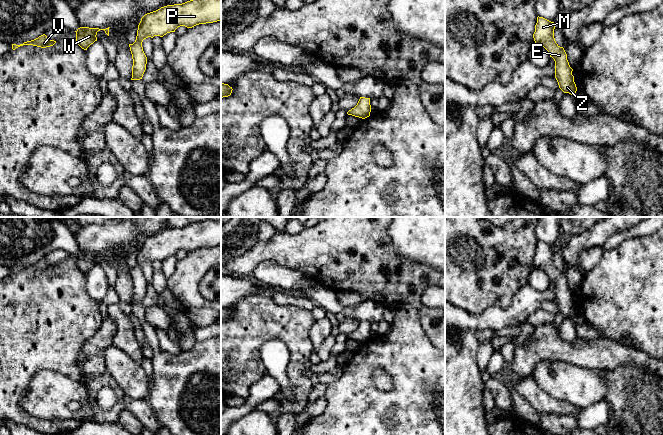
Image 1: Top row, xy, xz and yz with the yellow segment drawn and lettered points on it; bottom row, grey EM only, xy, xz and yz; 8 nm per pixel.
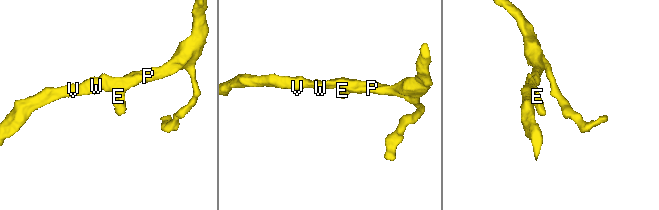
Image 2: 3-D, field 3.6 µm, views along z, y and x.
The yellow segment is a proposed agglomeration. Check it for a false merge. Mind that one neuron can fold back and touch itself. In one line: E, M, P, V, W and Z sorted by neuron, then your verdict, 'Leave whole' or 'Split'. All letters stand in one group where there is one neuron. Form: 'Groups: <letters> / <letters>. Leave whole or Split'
Groups: E M P V W Z. Leave whole

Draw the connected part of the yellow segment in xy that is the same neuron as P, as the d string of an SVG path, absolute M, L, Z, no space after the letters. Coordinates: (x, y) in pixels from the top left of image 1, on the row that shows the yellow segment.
M190 0L145 14L138 25L135 42L129 44L133 59L131 80L142 79L146 70L147 57L142 47L144 39L163 37L180 26L192 28L217 21L221 21L221 0Z

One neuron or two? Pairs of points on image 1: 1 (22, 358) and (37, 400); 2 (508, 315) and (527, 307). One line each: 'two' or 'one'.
1: two
2: one

